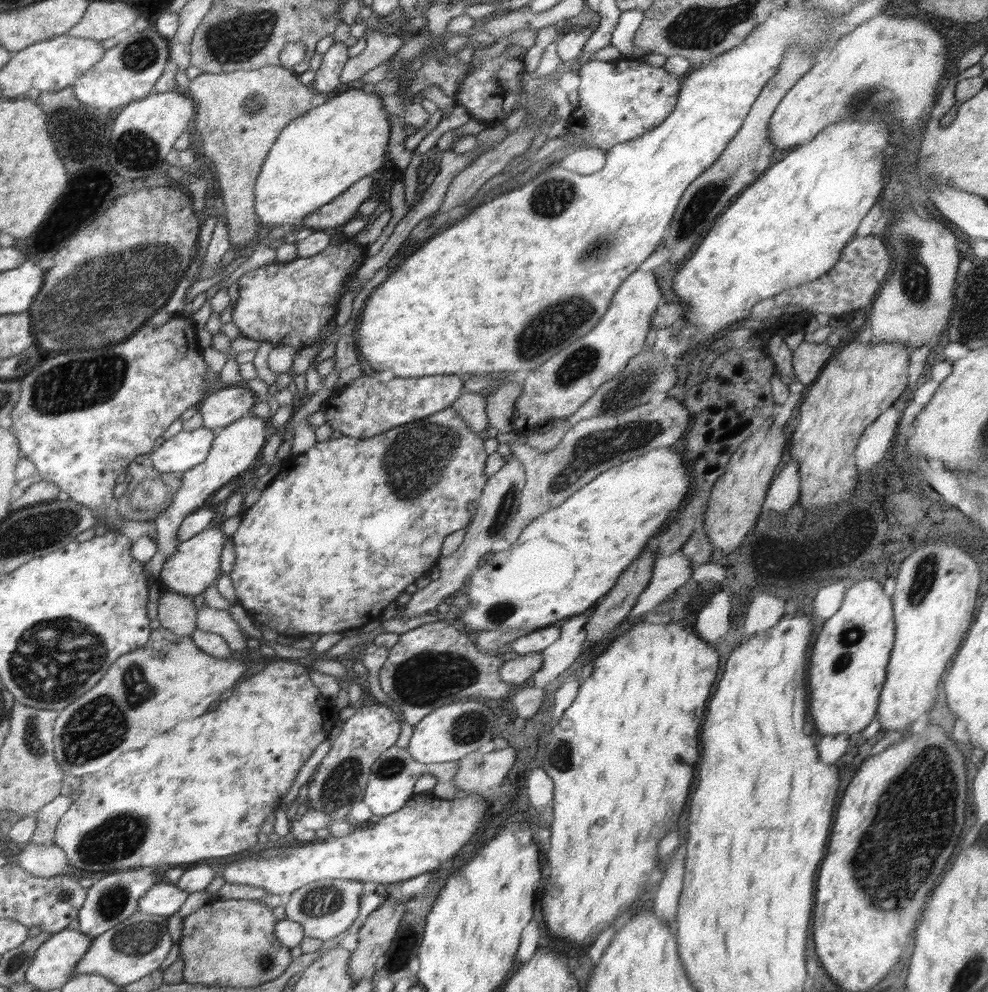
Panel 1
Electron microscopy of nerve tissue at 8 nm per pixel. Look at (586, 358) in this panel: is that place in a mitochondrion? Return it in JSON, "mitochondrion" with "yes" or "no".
{"mitochondrion":"yes"}

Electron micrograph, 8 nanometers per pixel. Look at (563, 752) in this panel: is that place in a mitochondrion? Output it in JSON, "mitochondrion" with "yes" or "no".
{"mitochondrion":"yes"}

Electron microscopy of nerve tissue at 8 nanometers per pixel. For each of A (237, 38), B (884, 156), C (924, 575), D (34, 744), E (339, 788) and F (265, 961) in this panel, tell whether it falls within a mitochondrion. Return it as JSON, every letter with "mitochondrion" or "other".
{"A":"mitochondrion","B":"other","C":"mitochondrion","D":"mitochondrion","E":"mitochondrion","F":"mitochondrion"}

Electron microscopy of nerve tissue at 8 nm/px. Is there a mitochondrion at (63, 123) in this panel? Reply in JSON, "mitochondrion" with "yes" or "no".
{"mitochondrion":"yes"}

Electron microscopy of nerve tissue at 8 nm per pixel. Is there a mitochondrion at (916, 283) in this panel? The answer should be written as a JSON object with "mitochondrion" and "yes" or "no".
{"mitochondrion":"yes"}

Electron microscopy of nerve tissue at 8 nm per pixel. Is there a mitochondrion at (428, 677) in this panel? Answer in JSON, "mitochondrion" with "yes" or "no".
{"mitochondrion":"yes"}

